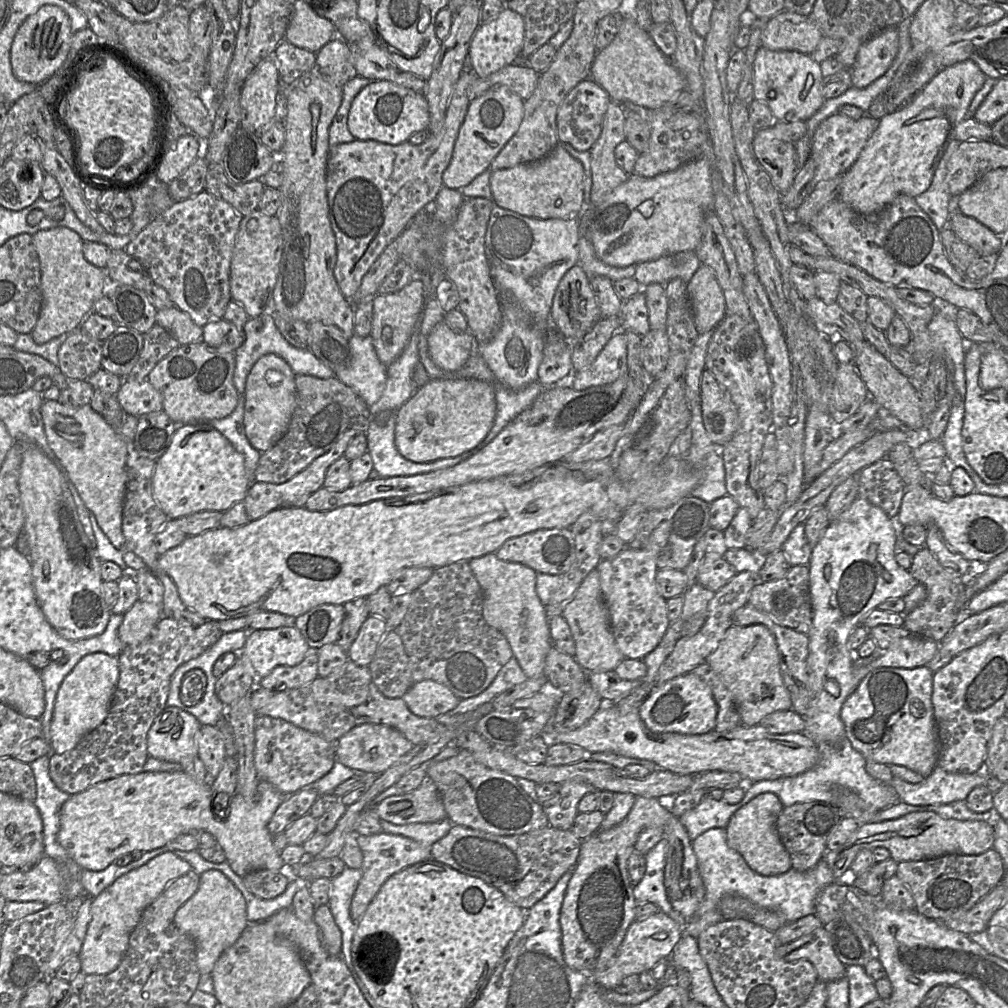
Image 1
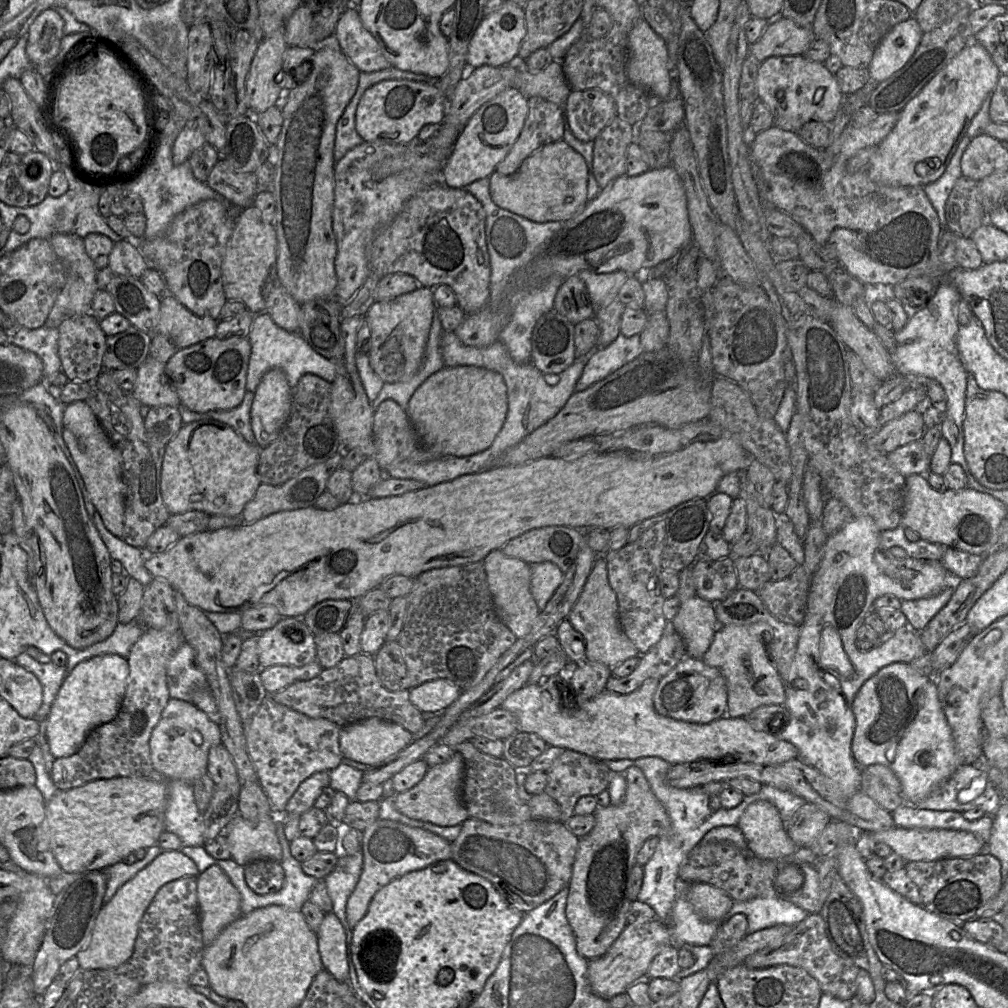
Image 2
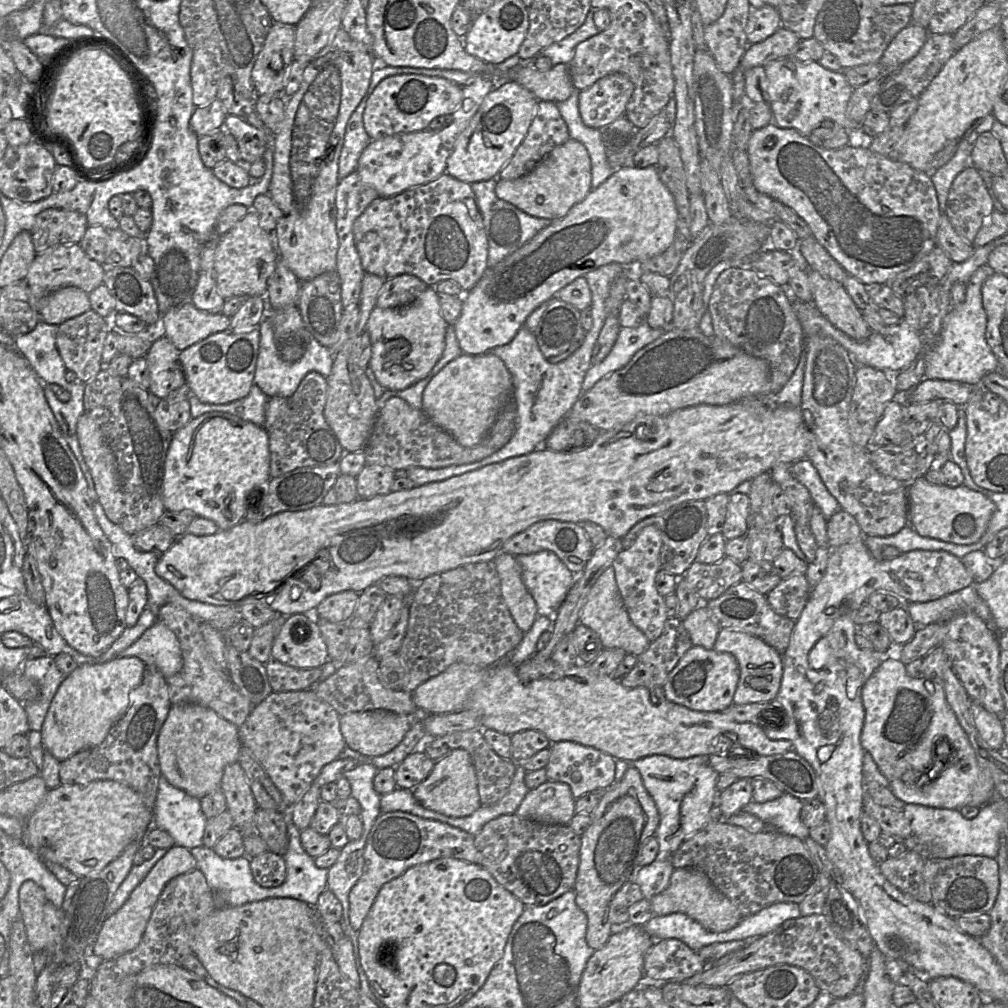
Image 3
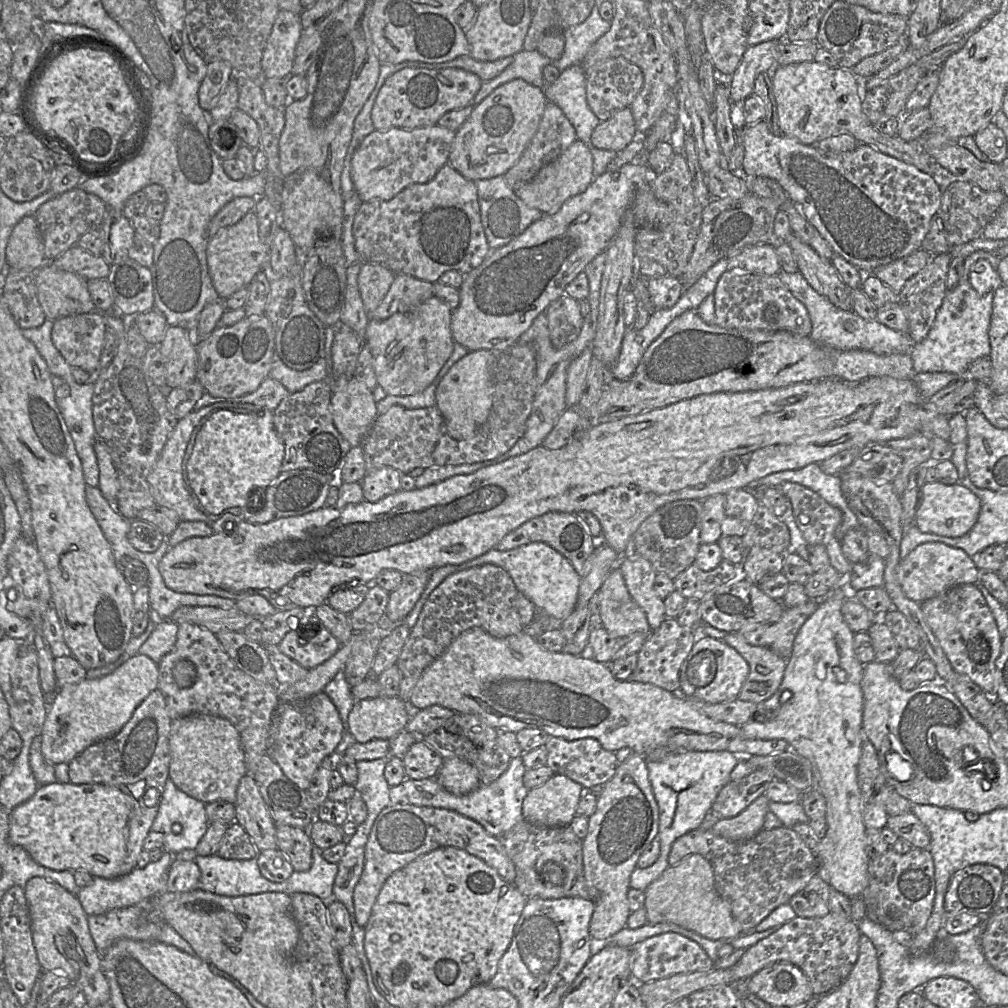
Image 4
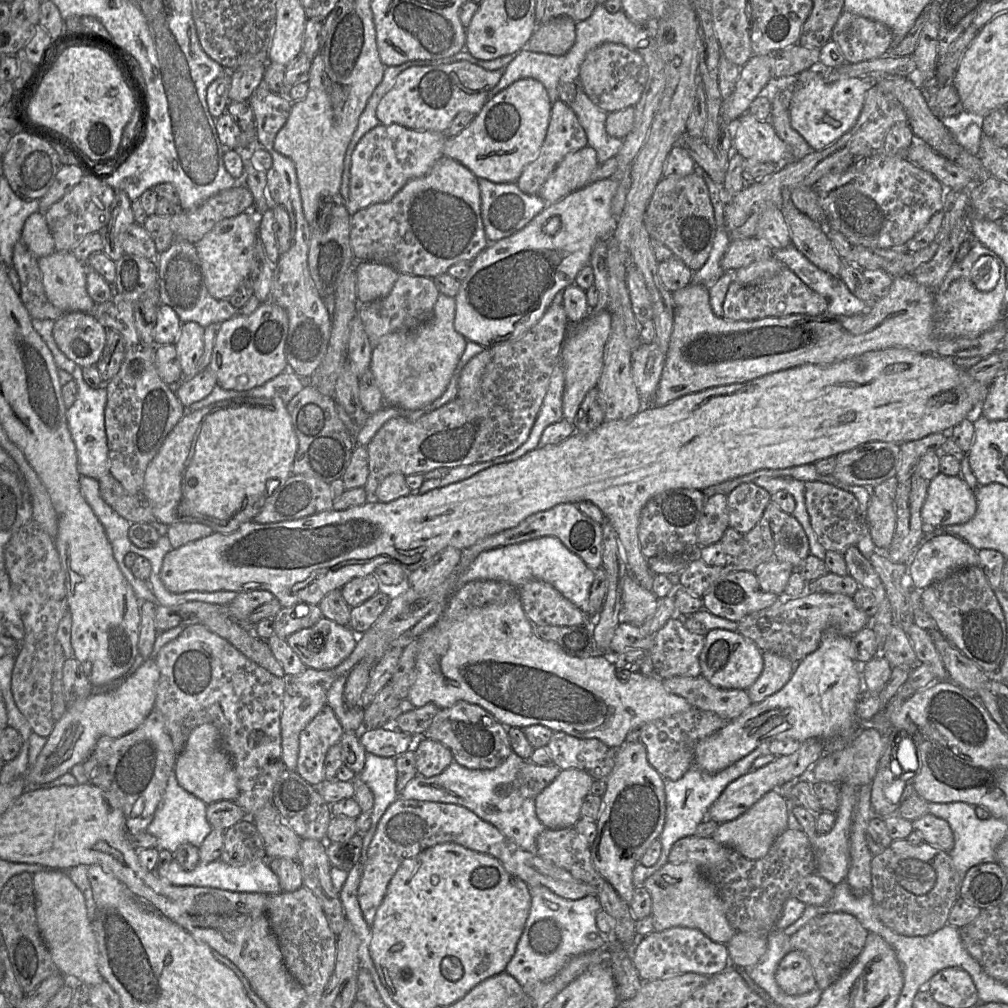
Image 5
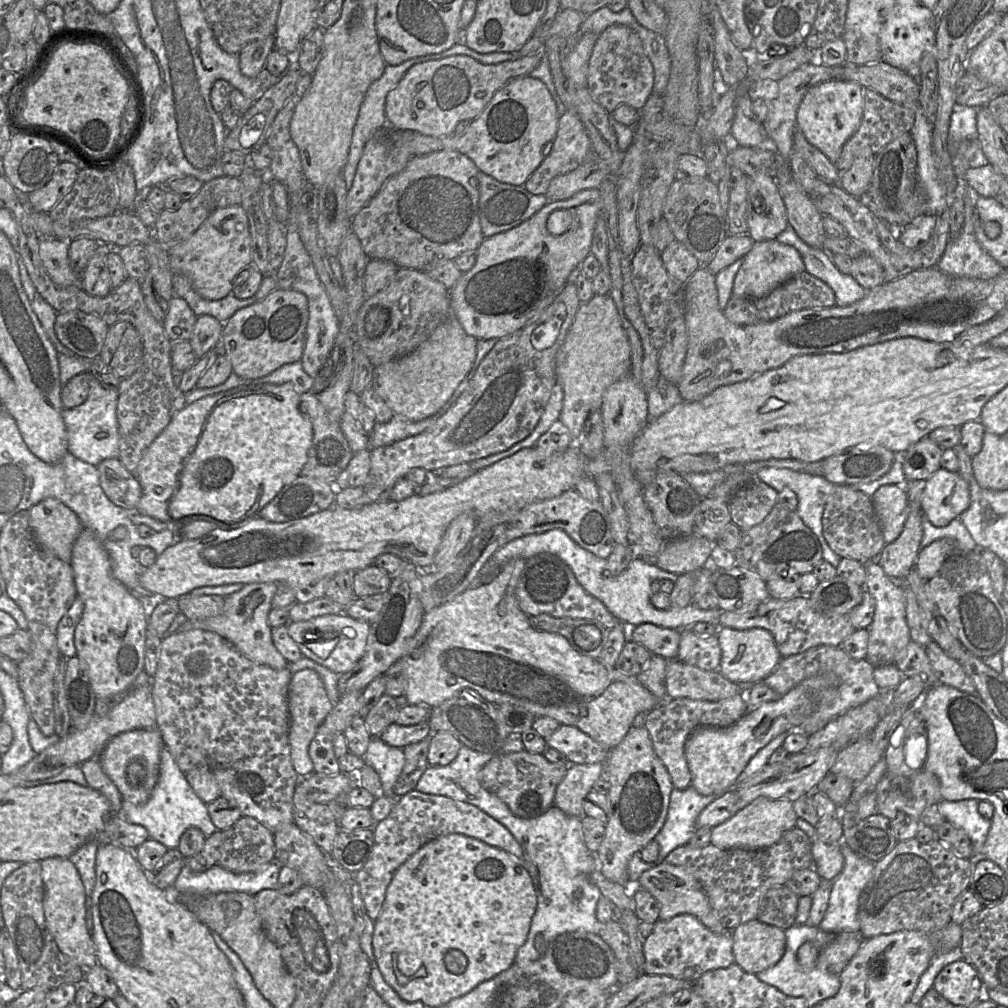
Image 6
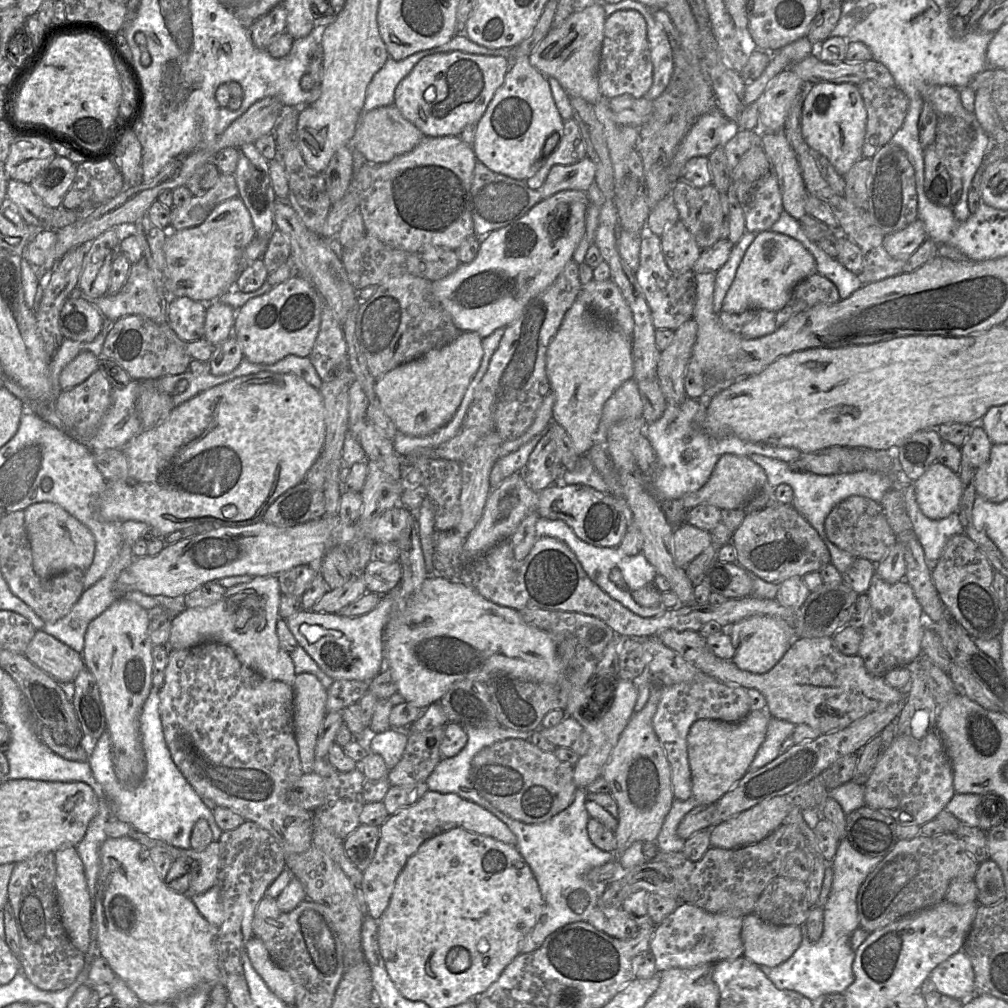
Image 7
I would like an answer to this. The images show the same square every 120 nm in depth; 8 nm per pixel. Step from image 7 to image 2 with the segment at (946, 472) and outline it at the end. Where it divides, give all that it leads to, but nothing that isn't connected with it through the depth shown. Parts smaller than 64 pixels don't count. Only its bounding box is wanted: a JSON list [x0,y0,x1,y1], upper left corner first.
[900,474,1006,557]

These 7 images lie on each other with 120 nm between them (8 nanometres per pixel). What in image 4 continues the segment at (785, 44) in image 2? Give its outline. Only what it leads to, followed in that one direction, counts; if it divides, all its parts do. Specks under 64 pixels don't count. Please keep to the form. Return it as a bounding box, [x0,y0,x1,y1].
[731,40,782,101]

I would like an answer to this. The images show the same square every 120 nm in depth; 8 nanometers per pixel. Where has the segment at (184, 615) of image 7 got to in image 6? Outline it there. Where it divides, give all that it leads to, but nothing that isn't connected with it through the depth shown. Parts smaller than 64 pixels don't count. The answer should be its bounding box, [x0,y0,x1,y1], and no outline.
[177,582,289,670]

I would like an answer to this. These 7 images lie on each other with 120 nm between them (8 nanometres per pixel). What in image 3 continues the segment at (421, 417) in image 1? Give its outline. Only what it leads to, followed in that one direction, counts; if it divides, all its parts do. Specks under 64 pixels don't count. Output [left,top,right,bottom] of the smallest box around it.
[422,353,512,447]

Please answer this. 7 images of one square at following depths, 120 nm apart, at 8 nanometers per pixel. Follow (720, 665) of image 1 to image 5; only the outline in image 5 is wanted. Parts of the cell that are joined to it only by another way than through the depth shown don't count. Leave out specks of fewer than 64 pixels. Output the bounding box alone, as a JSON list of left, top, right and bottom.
[747,652,795,704]

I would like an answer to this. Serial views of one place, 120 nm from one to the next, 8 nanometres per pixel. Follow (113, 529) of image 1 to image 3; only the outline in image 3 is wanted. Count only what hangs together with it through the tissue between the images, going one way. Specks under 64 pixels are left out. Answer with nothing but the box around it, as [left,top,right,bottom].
[76,412,124,524]

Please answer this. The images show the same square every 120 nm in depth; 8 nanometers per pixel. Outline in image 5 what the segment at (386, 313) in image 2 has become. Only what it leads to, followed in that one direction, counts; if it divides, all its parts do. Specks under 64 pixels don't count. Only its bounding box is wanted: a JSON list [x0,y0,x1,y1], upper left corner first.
[370,294,468,409]

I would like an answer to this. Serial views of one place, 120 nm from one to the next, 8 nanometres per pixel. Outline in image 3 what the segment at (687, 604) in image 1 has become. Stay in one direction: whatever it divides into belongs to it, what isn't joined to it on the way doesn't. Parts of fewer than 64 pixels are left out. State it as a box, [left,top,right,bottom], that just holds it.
[682,603,721,650]

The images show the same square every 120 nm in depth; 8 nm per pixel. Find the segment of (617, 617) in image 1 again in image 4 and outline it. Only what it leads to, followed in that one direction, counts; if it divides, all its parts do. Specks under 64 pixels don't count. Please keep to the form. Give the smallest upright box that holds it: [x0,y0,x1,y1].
[617,556,666,630]

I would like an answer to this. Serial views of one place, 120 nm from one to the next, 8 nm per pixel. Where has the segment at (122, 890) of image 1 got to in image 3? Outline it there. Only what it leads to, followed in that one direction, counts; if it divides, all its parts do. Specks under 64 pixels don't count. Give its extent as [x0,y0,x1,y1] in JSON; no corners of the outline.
[92,845,197,961]

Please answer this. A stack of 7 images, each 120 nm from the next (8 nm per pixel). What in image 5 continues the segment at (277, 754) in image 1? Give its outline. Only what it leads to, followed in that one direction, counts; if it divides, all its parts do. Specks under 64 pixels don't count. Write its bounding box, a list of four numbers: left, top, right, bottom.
[296,704,344,787]

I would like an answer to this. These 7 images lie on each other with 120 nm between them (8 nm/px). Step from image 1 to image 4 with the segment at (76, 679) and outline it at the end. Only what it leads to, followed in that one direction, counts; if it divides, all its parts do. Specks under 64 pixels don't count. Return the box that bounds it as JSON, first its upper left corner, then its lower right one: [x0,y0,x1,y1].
[40,654,158,764]

